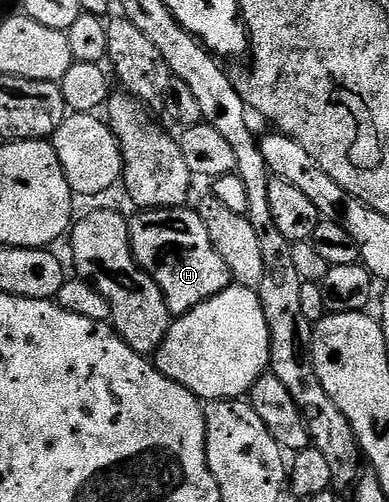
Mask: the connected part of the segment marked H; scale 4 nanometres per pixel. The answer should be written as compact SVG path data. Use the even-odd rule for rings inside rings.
M185 205L144 209L136 220L131 220L128 228L134 257L158 285L172 317L190 313L190 309L213 299L232 283L232 274L226 269L226 261L218 257L210 233L206 233L206 225L202 225L199 210L190 208Z

